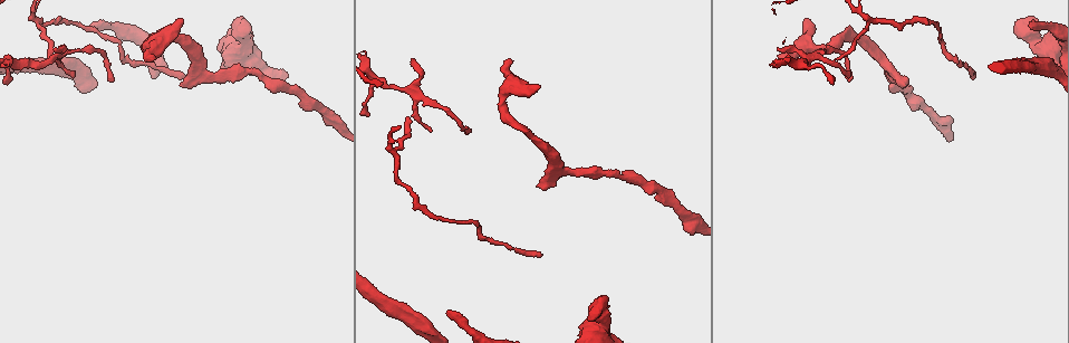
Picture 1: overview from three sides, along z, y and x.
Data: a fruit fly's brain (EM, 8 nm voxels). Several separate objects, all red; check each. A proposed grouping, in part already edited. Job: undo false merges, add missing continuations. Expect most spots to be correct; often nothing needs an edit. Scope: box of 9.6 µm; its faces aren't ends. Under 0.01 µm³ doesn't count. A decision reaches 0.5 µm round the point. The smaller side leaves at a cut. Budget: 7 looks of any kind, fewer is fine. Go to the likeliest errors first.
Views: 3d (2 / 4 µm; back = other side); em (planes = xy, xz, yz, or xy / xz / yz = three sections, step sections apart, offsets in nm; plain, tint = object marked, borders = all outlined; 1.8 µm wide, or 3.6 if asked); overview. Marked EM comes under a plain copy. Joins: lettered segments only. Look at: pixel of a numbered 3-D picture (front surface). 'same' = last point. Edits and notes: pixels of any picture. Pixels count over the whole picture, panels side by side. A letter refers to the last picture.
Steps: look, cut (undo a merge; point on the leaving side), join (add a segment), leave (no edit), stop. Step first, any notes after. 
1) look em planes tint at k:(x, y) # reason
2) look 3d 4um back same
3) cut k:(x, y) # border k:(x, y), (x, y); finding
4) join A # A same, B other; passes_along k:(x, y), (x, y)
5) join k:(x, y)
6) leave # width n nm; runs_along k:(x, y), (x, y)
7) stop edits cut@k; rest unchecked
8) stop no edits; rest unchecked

look em 3.6um planes borders at 1:(58, 57) # three-way junction

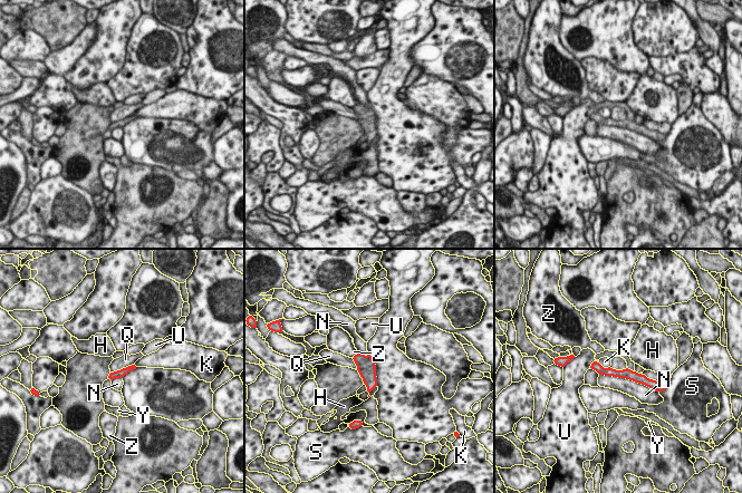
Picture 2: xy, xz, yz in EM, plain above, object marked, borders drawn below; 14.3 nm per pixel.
leave # width 120 nm; H other, K other, N other, Q other, S other, U other, Y other, Z other; border 2:(599, 374), (626, 377), (654, 390); one neuron here

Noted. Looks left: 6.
look em 3.6um xy step 4 borders at 1:(538, 86) # free end

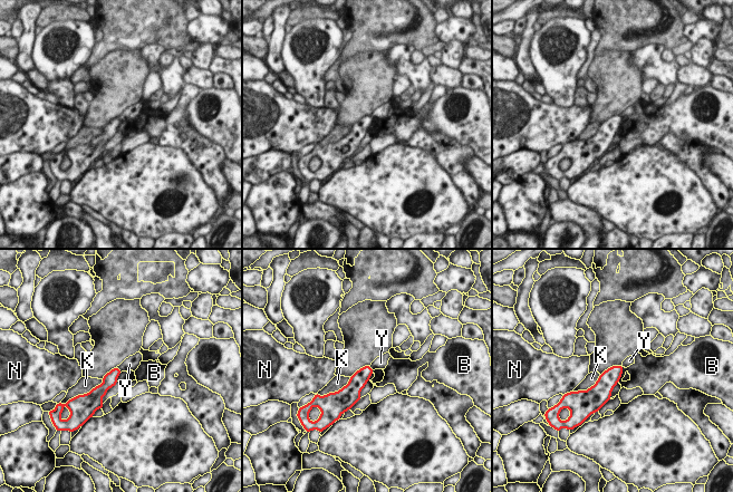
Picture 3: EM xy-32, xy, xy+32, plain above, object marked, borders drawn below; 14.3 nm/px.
leave # B other, K other, N other, Y other; border 3:(116, 367), (121, 372); no lettered segment goes on from it

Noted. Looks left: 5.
look 3d 2um at 1:(539, 186) # free end

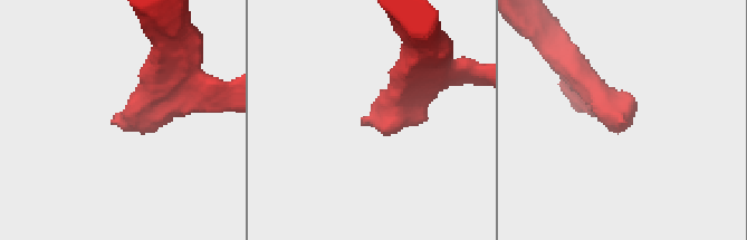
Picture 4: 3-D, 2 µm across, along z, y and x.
look em xz step 8 tint at 4:(115, 123)

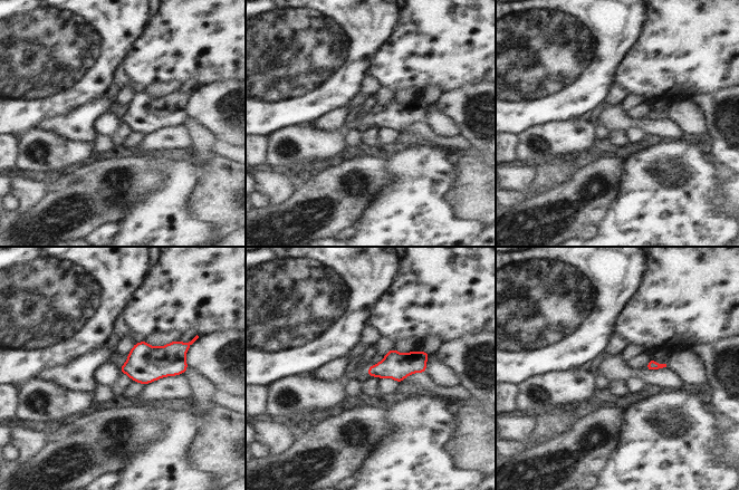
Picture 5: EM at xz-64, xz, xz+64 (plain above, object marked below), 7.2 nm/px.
look em planes borders same

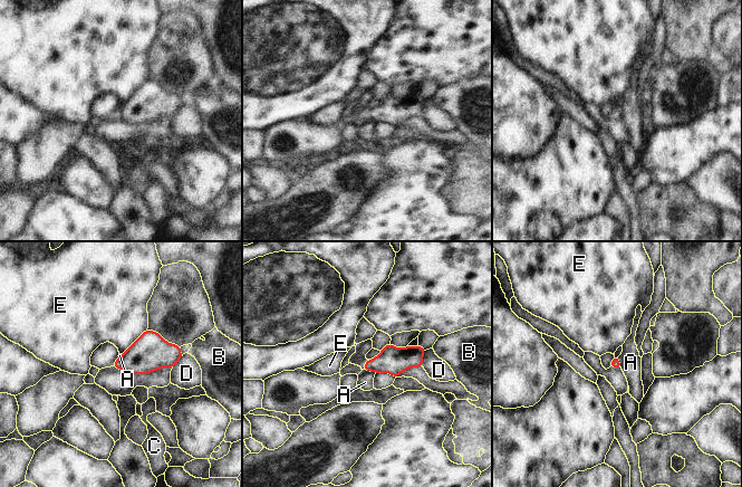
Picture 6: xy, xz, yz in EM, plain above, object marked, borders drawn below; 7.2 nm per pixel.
leave # A other, B other, C other, D other, E other; border 6:(363, 370), (372, 370), (375, 373); none of them fits

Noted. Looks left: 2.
stop no edits; rest unchecked

